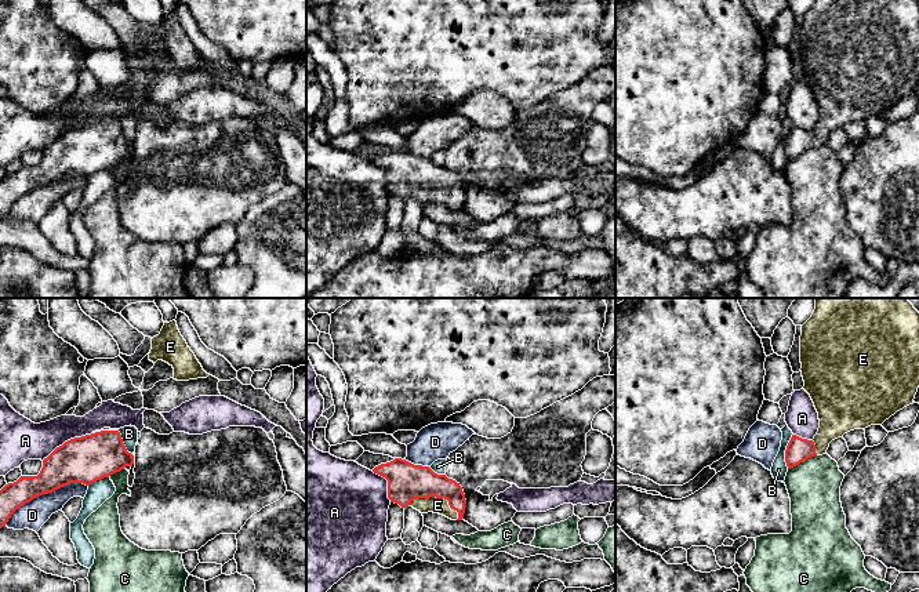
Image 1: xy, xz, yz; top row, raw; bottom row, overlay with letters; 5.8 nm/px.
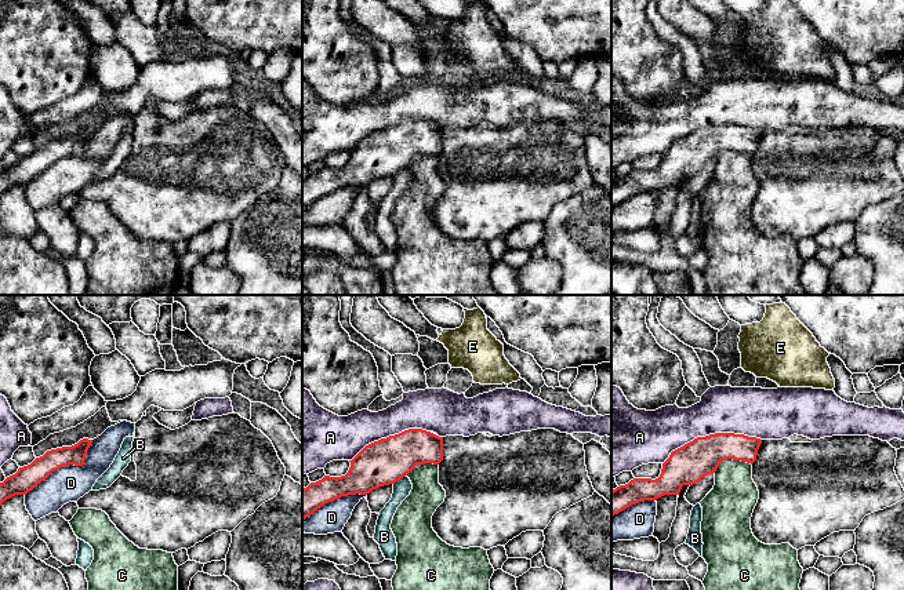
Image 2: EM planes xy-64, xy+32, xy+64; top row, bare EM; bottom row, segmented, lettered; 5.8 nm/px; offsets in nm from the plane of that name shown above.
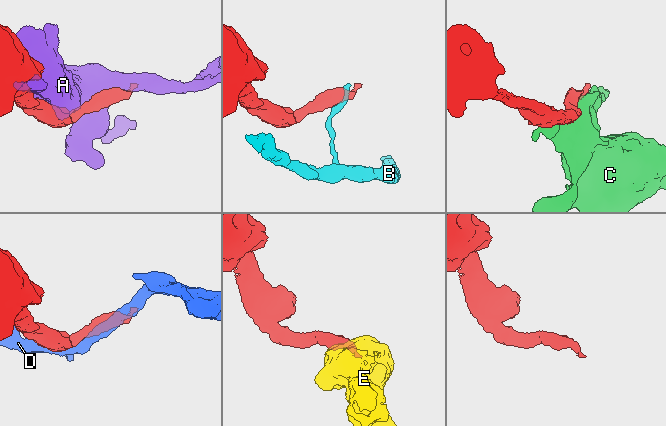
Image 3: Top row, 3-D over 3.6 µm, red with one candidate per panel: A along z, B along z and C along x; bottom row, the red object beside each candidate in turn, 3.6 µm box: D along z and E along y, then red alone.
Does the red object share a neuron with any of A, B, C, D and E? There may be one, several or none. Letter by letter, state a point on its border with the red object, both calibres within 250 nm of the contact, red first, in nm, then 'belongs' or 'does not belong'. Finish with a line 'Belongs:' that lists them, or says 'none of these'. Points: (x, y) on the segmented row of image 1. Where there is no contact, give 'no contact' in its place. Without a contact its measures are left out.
A: xy (68, 440) | 280/220 nm | does not belong
B: yz (785, 451) | 140/90 nm | does not belong
C: yz (802, 461) | 140/300 nm | does not belong
D: xy (44, 493) | 240/160 nm | does not belong
E: xz (438, 497) | 220/100 nm | belongs
Belongs: E

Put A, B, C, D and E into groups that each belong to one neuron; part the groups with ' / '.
A / B / C / D / E

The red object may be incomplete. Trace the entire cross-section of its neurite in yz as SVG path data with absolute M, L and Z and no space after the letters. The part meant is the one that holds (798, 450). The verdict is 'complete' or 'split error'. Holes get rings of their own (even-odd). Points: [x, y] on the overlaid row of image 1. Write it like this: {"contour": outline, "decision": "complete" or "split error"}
{"contour": "M816 298L811 317L802 326L800 363L803 389L814 403L820 428L813 440L792 435L785 450L788 469L827 454L829 443L844 433L882 425L913 403L919 388L919 312L908 298Z", "decision": "split error"}

